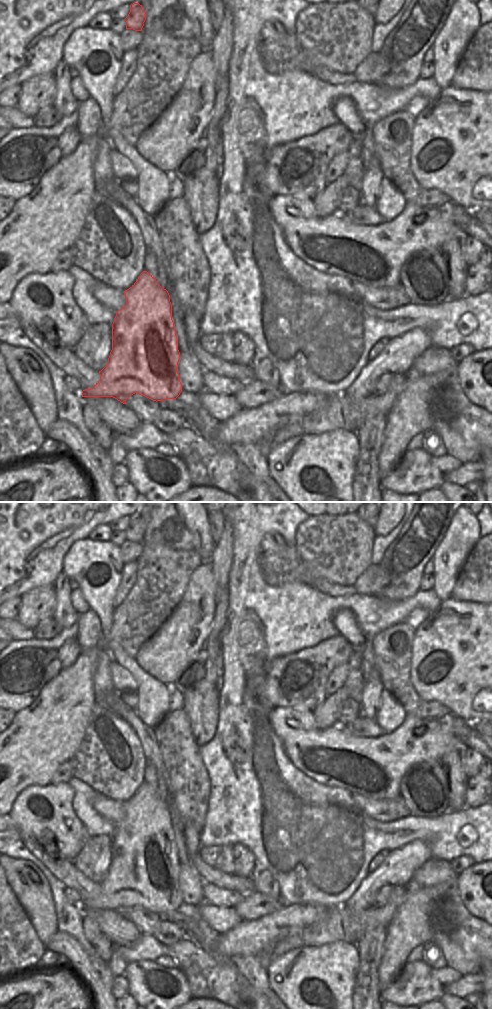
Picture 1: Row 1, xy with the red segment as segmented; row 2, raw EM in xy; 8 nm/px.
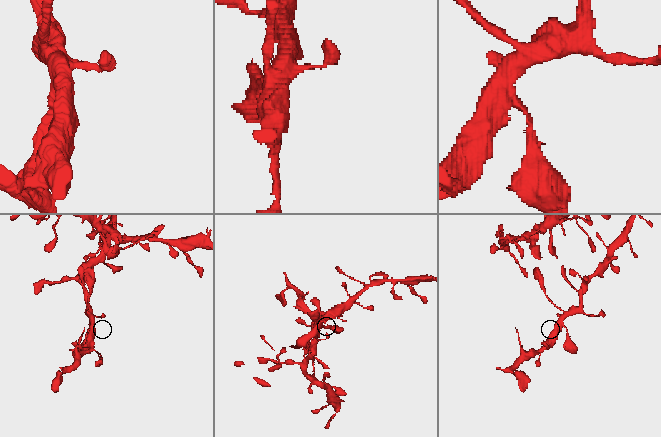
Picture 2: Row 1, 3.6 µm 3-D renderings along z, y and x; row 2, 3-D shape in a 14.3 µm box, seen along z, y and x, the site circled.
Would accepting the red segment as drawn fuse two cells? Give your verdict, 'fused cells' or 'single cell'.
single cell

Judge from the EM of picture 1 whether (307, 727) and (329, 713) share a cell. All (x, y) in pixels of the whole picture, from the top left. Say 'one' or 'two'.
two

